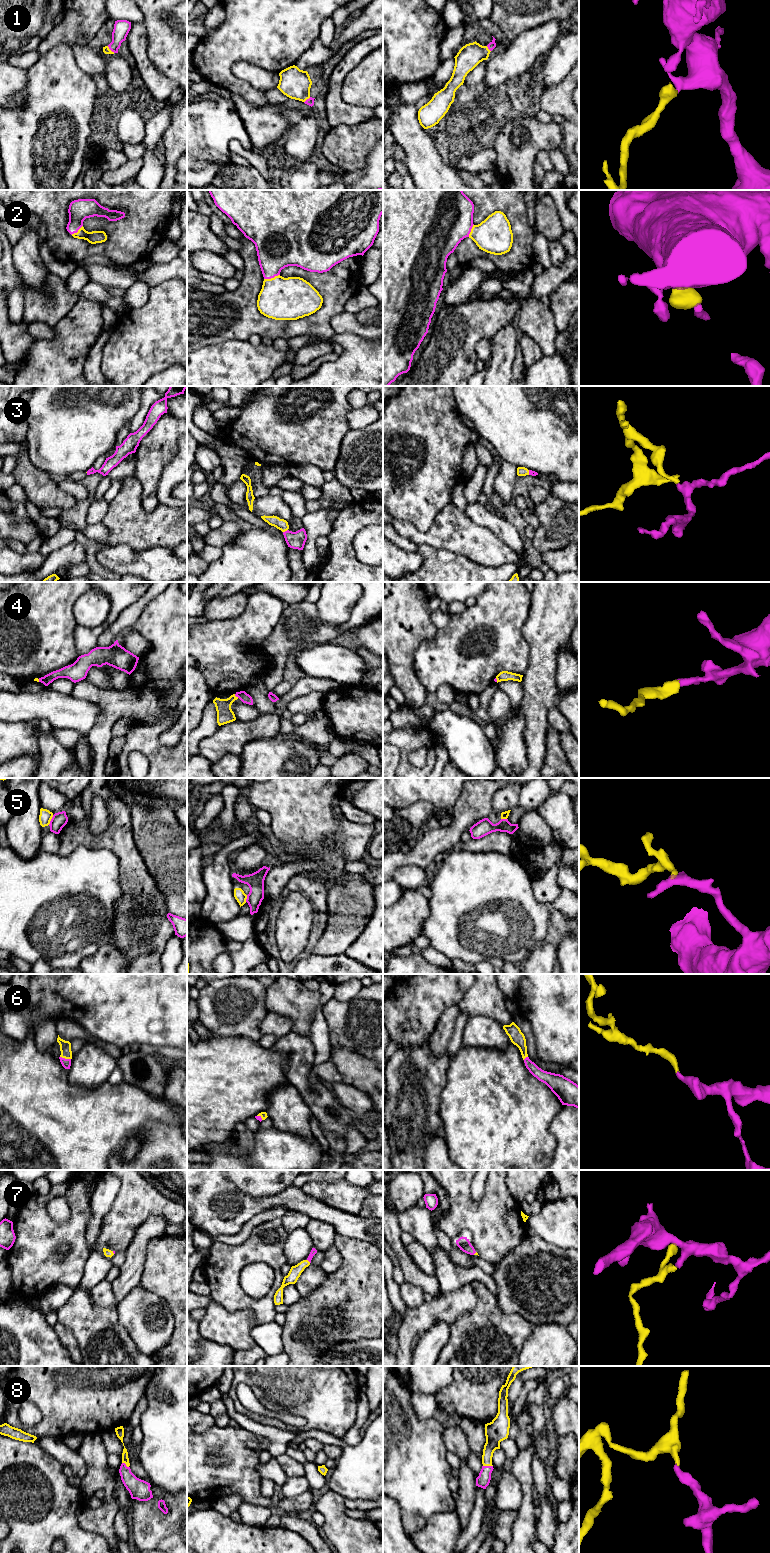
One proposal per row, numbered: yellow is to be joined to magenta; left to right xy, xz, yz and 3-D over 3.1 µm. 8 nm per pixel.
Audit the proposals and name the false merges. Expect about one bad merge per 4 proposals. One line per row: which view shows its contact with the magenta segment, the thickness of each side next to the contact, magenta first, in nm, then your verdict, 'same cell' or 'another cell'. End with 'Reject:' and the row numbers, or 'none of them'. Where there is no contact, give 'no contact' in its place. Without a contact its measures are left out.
1: contact in xz; calibres 60 and 240 nm; same cell
2: contact in xz; calibres 340 and 340 nm; same cell
3: contact in xz; calibres 140 and 90 nm; same cell
4: contact in xz; calibres 80 and 130 nm; same cell
5: contact in xy; calibres 120 and 100 nm; same cell
6: contact in xy; calibres 80 and 100 nm; same cell
7: contact in xz; calibres 50 and 90 nm; same cell
8: contact in yz; calibres 110 and 140 nm; same cell
Reject: none of them

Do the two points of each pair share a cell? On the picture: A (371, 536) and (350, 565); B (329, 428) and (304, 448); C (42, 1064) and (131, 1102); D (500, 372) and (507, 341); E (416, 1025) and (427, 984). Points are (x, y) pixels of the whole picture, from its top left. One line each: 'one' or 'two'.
A: two
B: one
C: one
D: one
E: one

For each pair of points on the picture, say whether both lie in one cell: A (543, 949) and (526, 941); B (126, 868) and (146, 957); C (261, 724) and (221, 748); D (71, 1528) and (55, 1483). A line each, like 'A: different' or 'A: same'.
A: different
B: same
C: same
D: same

